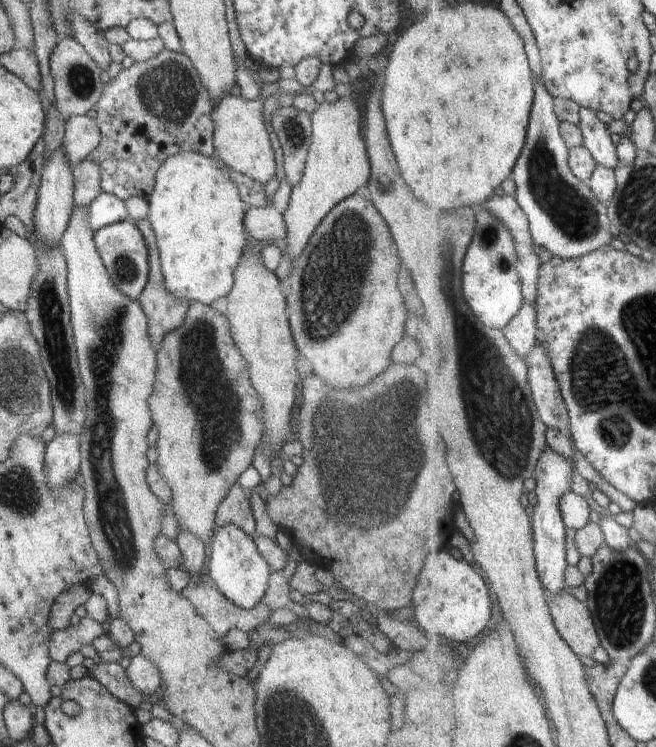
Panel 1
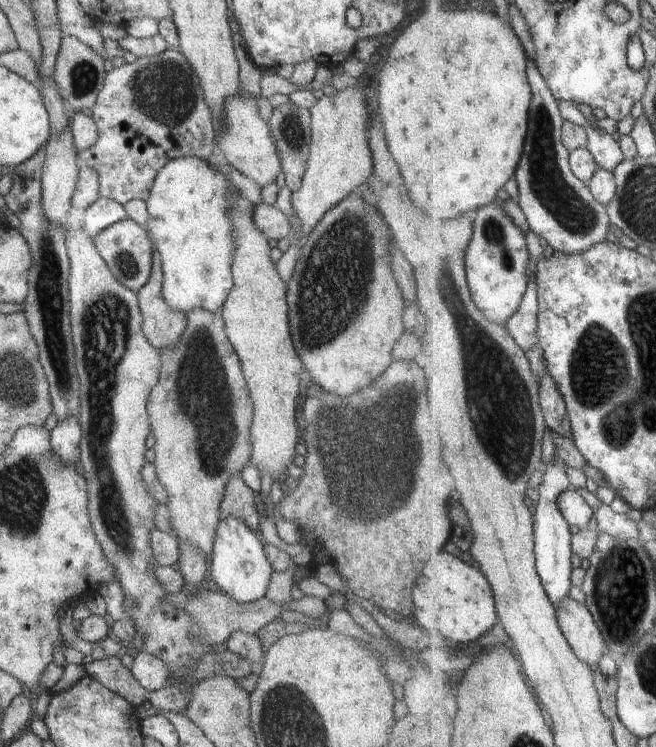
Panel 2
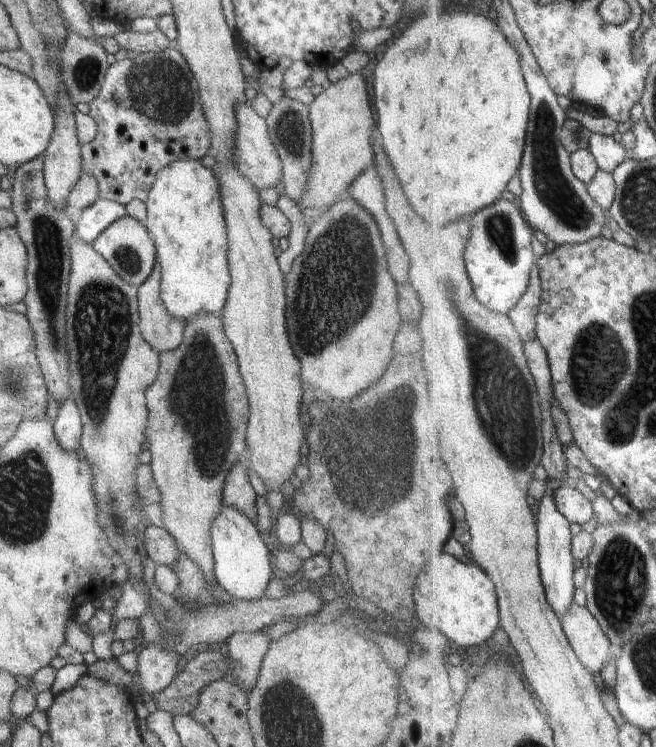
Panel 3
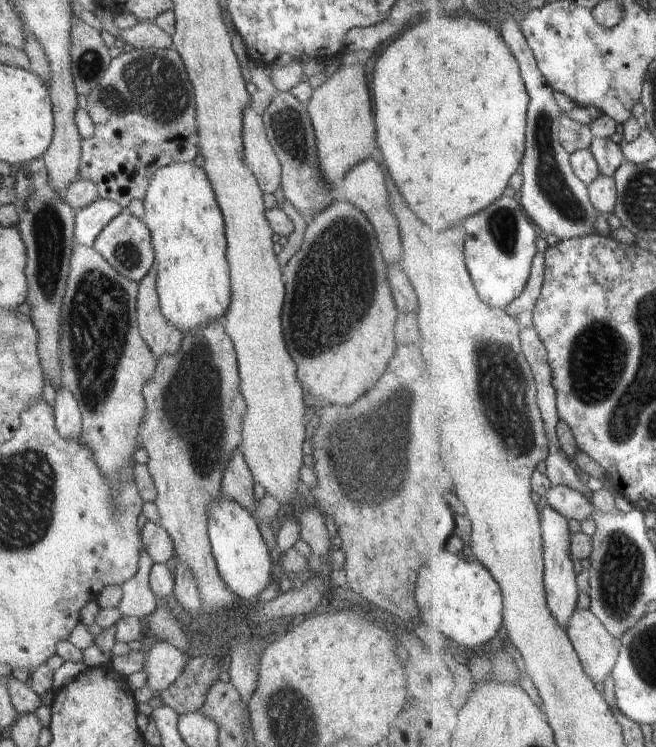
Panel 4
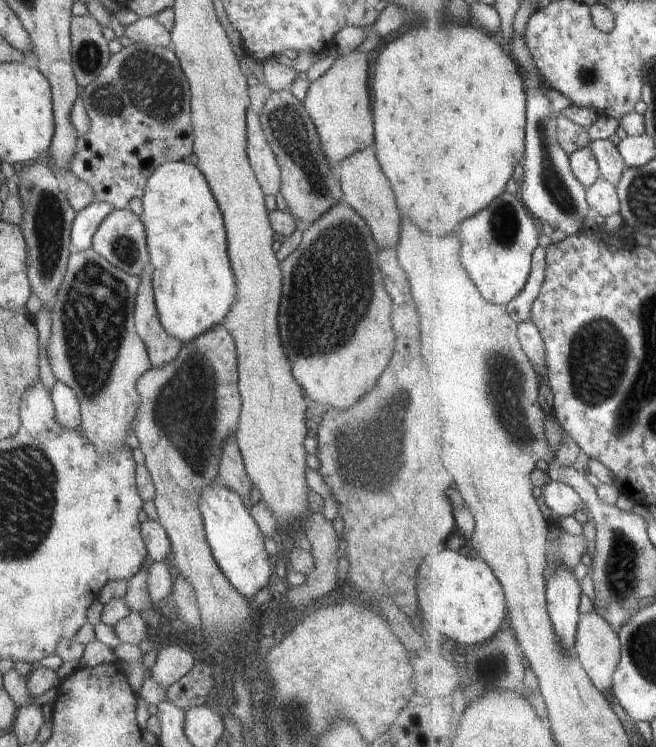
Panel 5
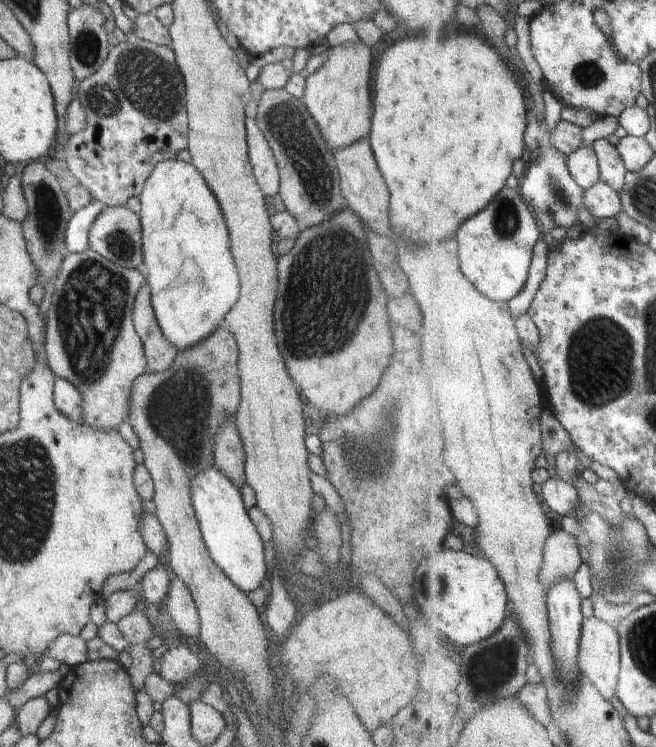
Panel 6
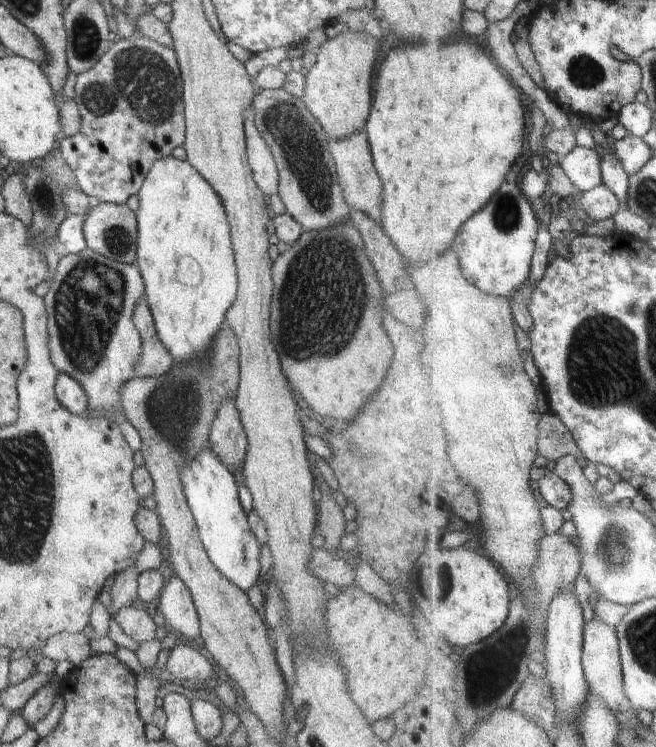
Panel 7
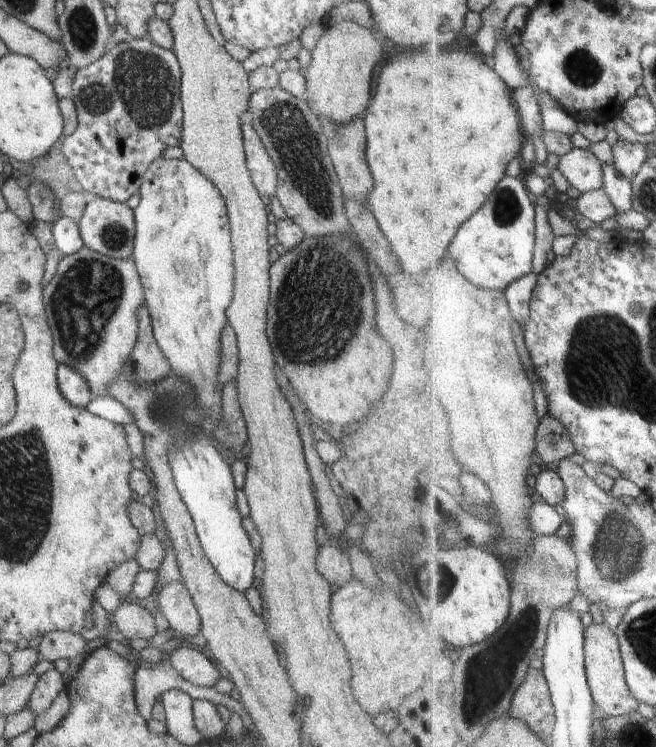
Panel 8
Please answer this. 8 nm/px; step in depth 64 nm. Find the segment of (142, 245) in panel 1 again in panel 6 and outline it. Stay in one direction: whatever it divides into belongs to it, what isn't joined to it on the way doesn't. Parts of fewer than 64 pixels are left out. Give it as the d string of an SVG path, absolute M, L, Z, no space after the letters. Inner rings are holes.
M106 207L88 232L89 248L110 262L136 268L142 260L140 218L128 207Z

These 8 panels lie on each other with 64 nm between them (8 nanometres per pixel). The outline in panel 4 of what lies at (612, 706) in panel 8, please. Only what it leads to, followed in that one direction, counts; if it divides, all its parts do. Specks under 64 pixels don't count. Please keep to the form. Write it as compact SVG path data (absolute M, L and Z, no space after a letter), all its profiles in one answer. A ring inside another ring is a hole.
M582 608L576 610L568 631L586 672L602 687L620 658L621 649L614 633L592 609Z

